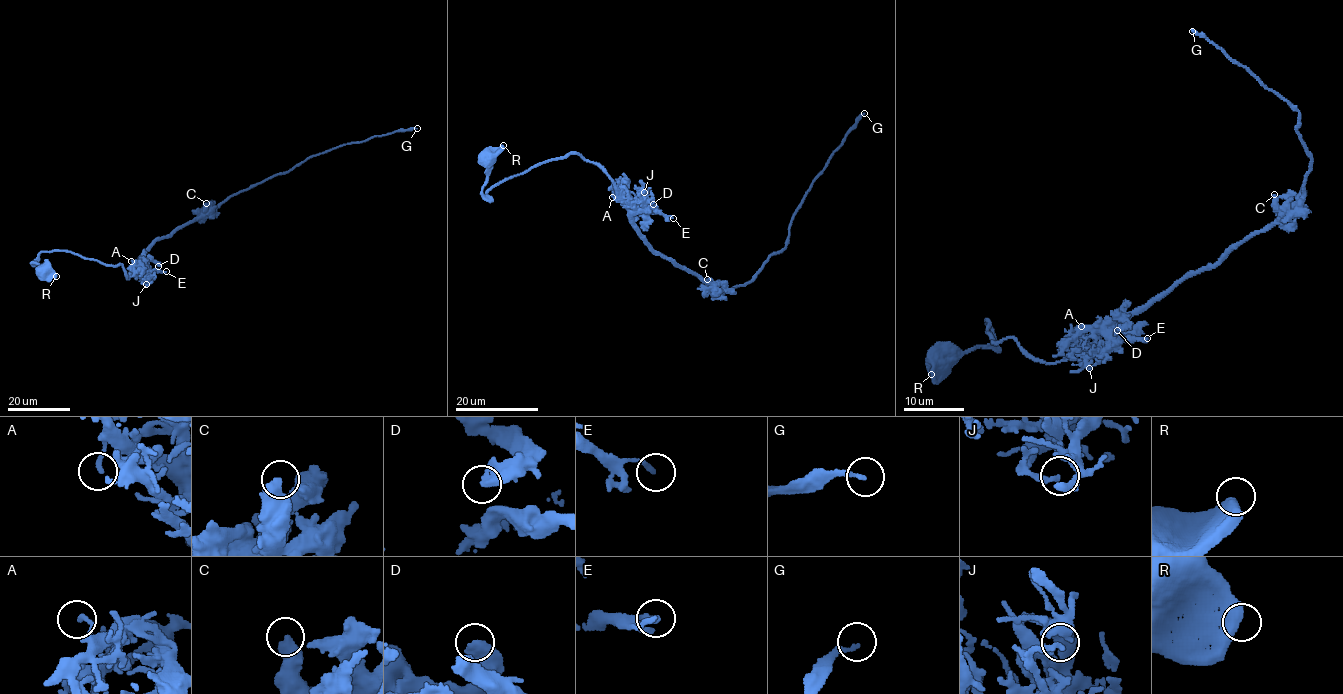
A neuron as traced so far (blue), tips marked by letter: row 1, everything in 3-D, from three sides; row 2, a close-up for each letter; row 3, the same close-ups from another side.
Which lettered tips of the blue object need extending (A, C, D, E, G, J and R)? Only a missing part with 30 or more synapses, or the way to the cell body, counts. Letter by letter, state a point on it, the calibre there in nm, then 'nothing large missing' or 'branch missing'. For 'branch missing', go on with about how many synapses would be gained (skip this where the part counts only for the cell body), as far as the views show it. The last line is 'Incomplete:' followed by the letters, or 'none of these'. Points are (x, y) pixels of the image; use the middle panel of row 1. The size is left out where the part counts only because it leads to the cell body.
A: (612, 197) | 150 nm | nothing large missing
C: (707, 279) | 500 nm | nothing large missing
D: (653, 204) | 400 nm | nothing large missing
E: (673, 218) | 150 nm | nothing large missing
G: (864, 113) | 160 nm | branch missing | 30 syn
J: (644, 192) | 200 nm | nothing large missing
R: (503, 145) | 600 nm | nothing large missing
Incomplete: G

